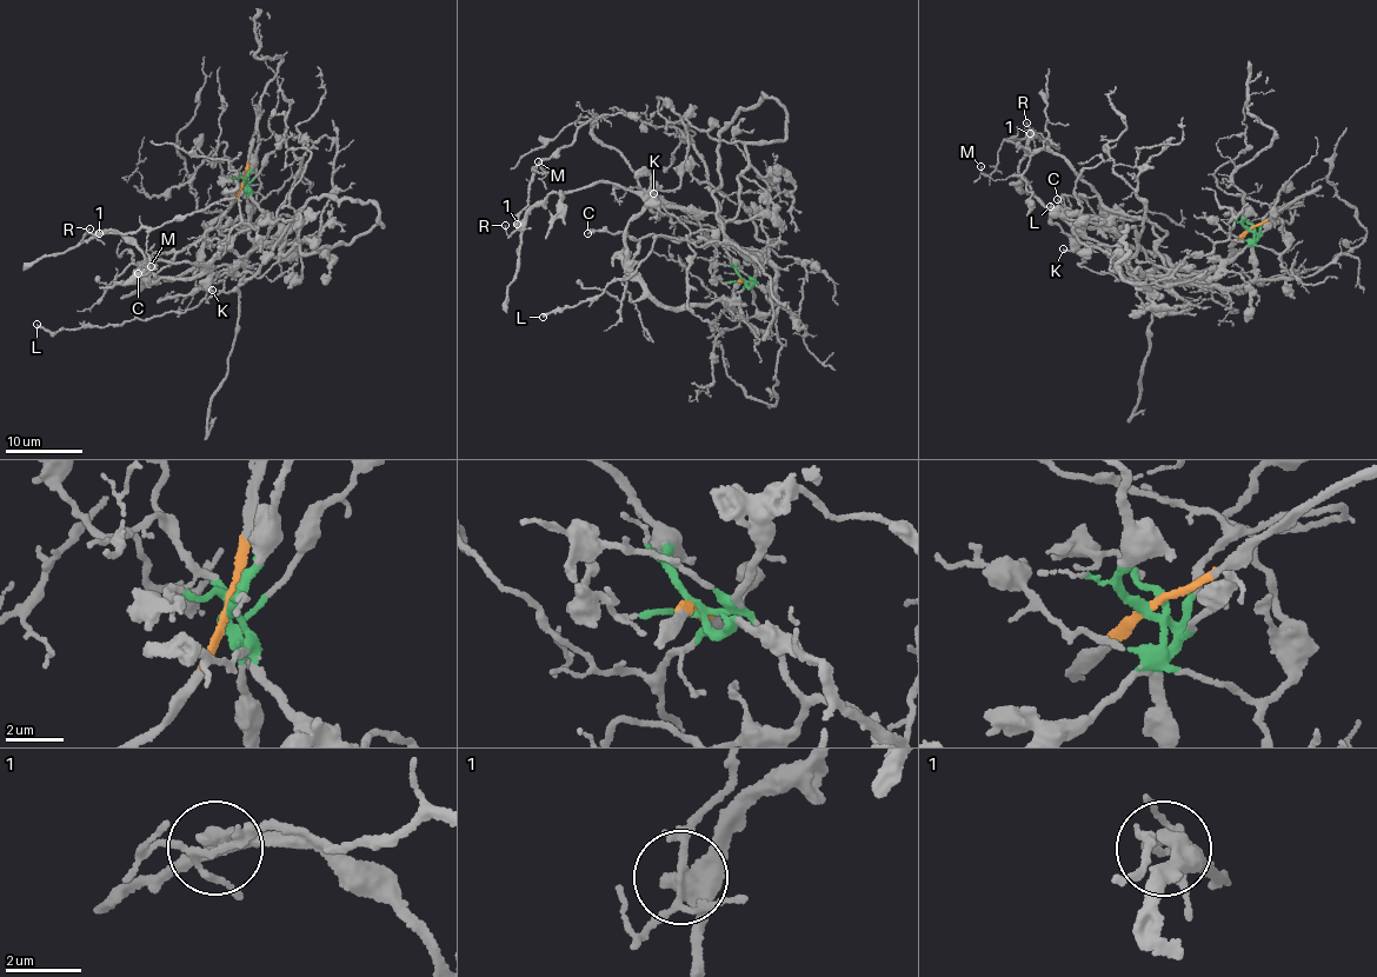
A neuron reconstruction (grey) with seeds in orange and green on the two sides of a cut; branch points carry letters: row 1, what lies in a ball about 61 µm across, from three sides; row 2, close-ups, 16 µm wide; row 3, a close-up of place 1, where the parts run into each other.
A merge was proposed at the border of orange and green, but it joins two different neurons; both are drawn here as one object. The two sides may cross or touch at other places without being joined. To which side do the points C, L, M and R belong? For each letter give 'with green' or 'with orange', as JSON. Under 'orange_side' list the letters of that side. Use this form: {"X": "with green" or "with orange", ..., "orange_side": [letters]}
{"C": "with green", "L": "with green", "M": "with green", "R": "with green", "orange_side": []}

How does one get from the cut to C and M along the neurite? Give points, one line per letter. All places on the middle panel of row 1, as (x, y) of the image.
C: (742, 278), (775, 294), (776, 270), (732, 247), (700, 238), (652, 236), (634, 240), (623, 232), (587, 233)
M: (742, 278), (776, 293), (776, 270), (705, 241), (640, 187), (594, 119), (533, 165), (546, 173), (539, 161)

